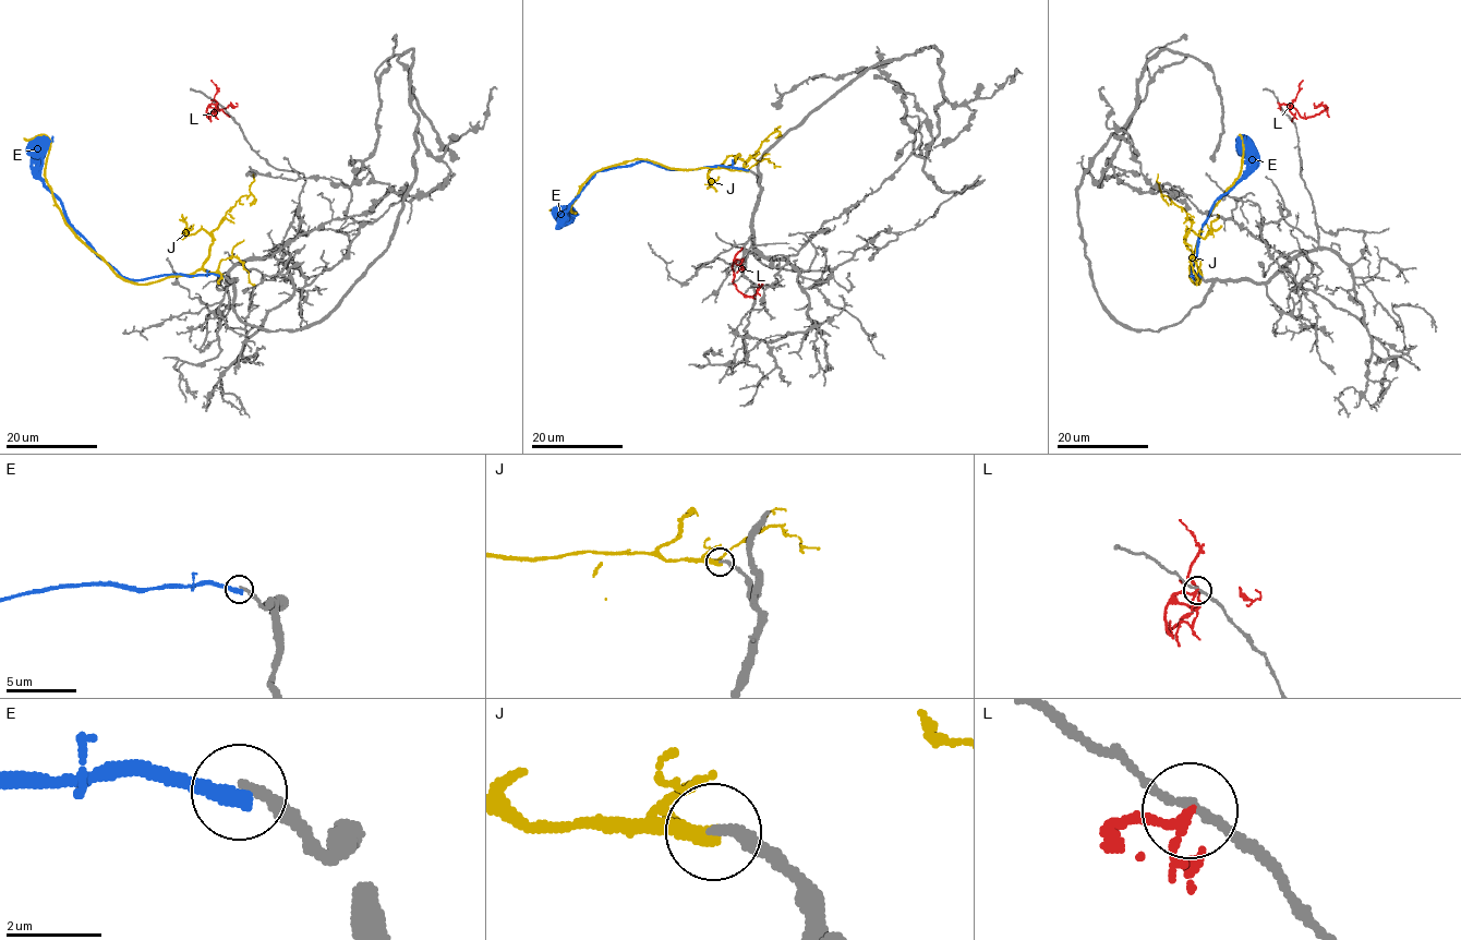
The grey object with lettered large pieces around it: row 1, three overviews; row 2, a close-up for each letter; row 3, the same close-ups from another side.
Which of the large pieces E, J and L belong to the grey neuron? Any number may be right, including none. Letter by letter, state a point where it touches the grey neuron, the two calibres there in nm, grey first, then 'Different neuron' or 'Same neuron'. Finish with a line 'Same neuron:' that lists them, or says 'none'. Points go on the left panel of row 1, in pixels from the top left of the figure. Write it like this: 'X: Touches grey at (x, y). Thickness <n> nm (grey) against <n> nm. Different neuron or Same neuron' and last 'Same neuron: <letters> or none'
E: Touches grey at (221, 276). Thickness 240 nm (grey) against 280 nm. Different neuron
J: Touches grey at (222, 275). Thickness 240 nm (grey) against 320 nm. Different neuron
L: Touches grey at (217, 103). Thickness 160 nm (grey) against 180 nm. Different neuron
Same neuron: none

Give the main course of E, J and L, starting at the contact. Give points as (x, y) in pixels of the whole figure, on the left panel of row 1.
E: (222, 275), (130, 280), (118, 273), (45, 185), (45, 142), (37, 134)
J: (222, 274), (200, 269), (143, 284), (120, 277), (65, 221), (45, 176), (50, 141), (44, 134), (23, 139)
L: (216, 103), (209, 105), (208, 118), (221, 108), (236, 106), (236, 103)

